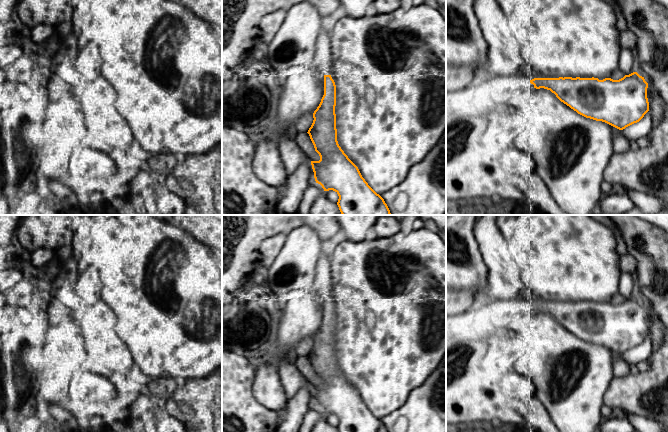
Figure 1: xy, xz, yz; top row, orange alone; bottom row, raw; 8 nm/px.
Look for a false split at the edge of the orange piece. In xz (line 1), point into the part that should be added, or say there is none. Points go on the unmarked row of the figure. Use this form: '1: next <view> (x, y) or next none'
1: next xz (322, 284)

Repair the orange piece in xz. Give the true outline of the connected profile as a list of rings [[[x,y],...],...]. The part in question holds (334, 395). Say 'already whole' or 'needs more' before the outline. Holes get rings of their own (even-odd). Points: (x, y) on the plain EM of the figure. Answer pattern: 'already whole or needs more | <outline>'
needs more | [[[325,244],[324,250],[316,266],[313,283],[315,290],[324,300],[324,319],[317,333],[313,337],[313,347],[308,354],[315,375],[319,378],[319,385],[311,385],[314,402],[324,415],[333,414],[338,420],[339,432],[388,432],[384,423],[377,418],[362,401],[358,391],[348,382],[337,365],[336,353],[336,309],[331,301],[332,276],[331,276],[331,248]]]

